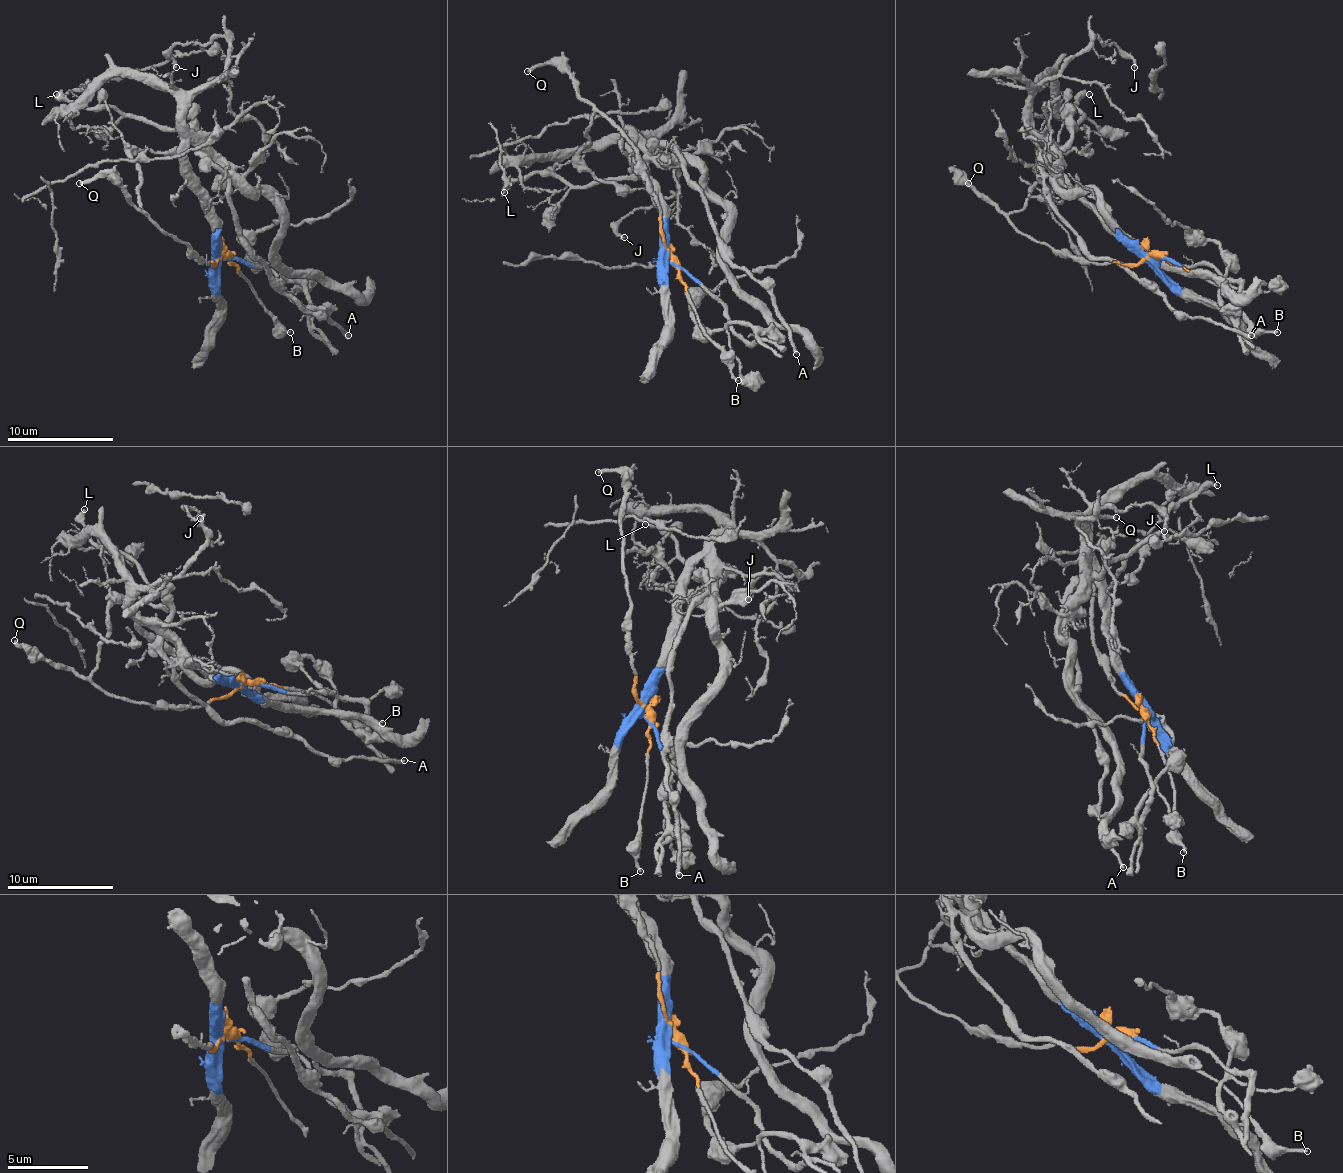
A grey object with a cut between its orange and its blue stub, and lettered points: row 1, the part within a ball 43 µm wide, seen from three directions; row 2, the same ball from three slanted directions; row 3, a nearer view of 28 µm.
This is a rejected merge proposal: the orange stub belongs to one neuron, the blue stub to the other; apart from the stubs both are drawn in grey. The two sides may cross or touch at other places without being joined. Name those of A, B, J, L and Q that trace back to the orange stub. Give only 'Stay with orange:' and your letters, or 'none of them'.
Stay with orange: B, Q

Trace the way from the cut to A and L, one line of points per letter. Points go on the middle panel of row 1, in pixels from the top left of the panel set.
A: (667, 256), (667, 206), (638, 161), (638, 142), (651, 153), (675, 148), (720, 248), (768, 291), (797, 354)
L: (667, 256), (667, 206), (638, 161), (638, 145), (646, 166), (638, 179), (569, 185), (532, 172), (505, 193)

